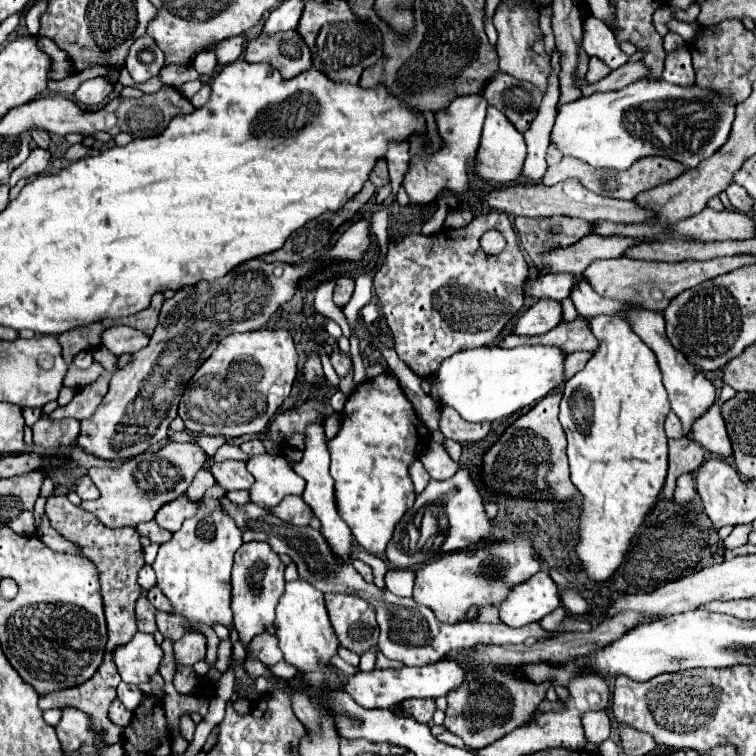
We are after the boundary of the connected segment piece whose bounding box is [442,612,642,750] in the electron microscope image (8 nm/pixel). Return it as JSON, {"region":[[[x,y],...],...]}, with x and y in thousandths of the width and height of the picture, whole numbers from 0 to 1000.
{"region":[[[817,810],[810,817],[791,825],[783,836],[749,836],[738,839],[722,849],[706,849],[704,854],[696,852],[661,852],[661,854],[627,854],[627,865],[611,865],[611,868],[595,868],[593,873],[601,873],[616,886],[616,899],[603,910],[595,913],[590,926],[590,950],[587,963],[603,974],[608,974],[622,992],[635,992],[659,976],[669,974],[672,968],[683,966],[685,960],[704,952],[709,944],[712,931],[720,926],[722,913],[728,910],[728,902],[701,902],[693,897],[685,884],[696,878],[749,878],[759,873],[762,868],[775,868],[783,860],[799,857],[810,852],[812,847],[823,844],[828,836],[849,825],[849,815],[844,810]]]}

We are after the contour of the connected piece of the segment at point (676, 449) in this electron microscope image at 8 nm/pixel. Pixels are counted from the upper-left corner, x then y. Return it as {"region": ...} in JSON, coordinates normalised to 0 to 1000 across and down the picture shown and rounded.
{"region":[[[907,577],[899,582],[884,582],[884,590],[886,590],[886,614],[876,659],[889,661],[897,630],[923,622],[923,616],[931,611],[931,593]]]}

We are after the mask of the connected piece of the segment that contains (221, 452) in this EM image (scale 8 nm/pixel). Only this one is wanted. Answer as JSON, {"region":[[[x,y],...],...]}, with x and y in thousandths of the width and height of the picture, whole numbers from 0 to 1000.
{"region":[[[296,587],[296,590],[291,590],[288,598],[283,601],[283,611],[296,611],[296,608],[320,608],[320,611],[325,611],[328,603],[320,598],[320,593]]]}

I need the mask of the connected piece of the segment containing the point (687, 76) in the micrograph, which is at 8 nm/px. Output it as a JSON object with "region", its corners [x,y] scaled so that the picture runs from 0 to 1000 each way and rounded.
{"region":[[[897,61],[894,66],[881,71],[876,103],[881,108],[897,111],[897,114],[918,111],[918,90],[915,90],[915,77],[913,77],[910,61]]]}

